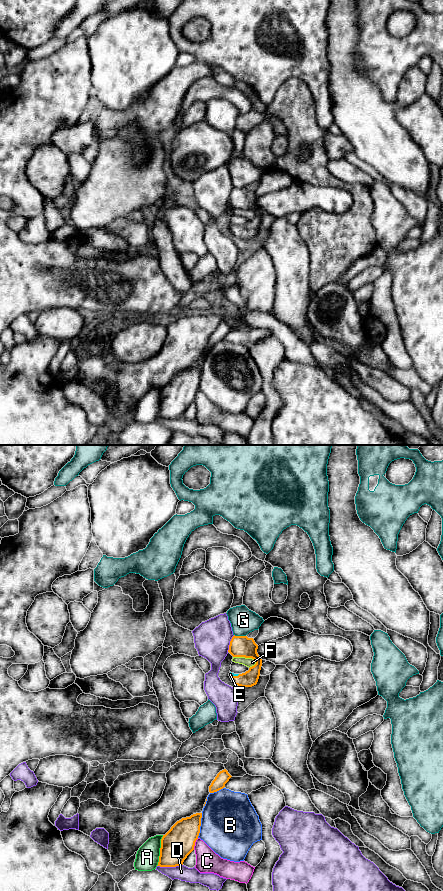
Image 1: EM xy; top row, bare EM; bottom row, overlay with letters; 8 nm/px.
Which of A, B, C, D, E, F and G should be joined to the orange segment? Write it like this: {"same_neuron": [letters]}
{"same_neuron": ["E"]}

